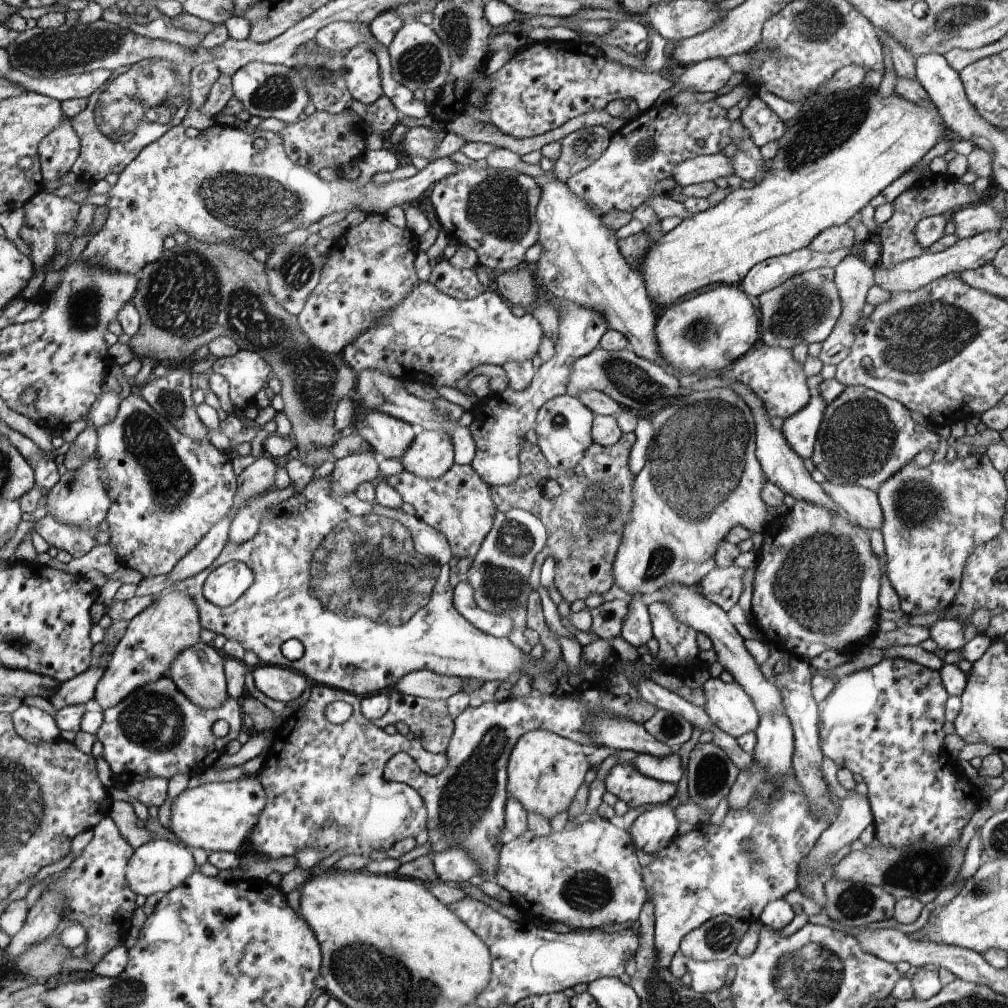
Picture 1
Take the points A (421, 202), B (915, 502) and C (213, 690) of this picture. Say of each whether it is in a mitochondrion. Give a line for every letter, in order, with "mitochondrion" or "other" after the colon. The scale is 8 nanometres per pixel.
A: other
B: mitochondrion
C: other

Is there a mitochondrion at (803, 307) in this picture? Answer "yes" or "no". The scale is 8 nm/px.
yes

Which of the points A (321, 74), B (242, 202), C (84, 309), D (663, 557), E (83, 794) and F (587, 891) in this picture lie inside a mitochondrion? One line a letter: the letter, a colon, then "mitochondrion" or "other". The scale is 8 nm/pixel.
A: mitochondrion
B: mitochondrion
C: mitochondrion
D: mitochondrion
E: other
F: mitochondrion

